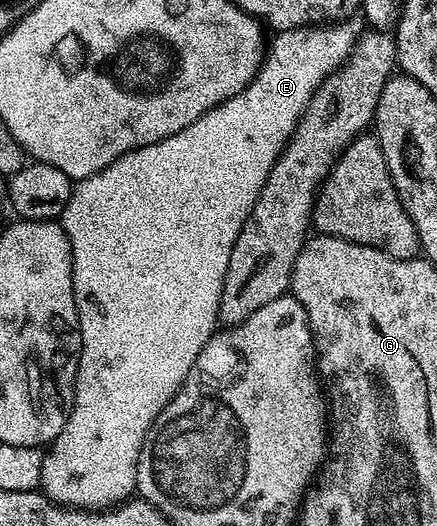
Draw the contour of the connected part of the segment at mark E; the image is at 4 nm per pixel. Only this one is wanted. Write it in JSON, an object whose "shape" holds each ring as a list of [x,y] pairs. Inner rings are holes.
{"shape":[[[345,18],[323,26],[292,28],[289,32],[279,33],[275,37],[276,45],[273,48],[271,45],[256,77],[242,91],[234,94],[234,98],[214,106],[209,112],[202,114],[202,118],[190,122],[186,130],[178,130],[178,134],[170,138],[162,138],[162,142],[154,142],[150,146],[142,146],[138,150],[119,156],[114,162],[110,162],[110,166],[106,166],[106,170],[79,181],[73,187],[70,202],[66,202],[66,210],[58,218],[58,223],[67,234],[72,247],[72,289],[82,334],[82,350],[76,371],[74,402],[66,418],[66,426],[62,434],[58,434],[58,438],[47,445],[41,462],[39,487],[52,503],[65,508],[108,510],[117,504],[123,504],[136,492],[138,458],[148,433],[148,427],[156,421],[161,410],[172,401],[174,394],[182,386],[186,374],[190,374],[192,364],[198,358],[198,354],[202,354],[202,346],[206,346],[213,332],[217,331],[222,282],[226,278],[226,266],[230,266],[230,250],[234,246],[236,236],[242,230],[270,170],[275,166],[280,153],[284,151],[289,136],[296,129],[300,115],[308,108],[308,103],[312,101],[312,96],[318,90],[318,86],[331,72],[341,68],[348,55],[352,53],[356,38],[362,32],[361,21],[357,20]]]}

